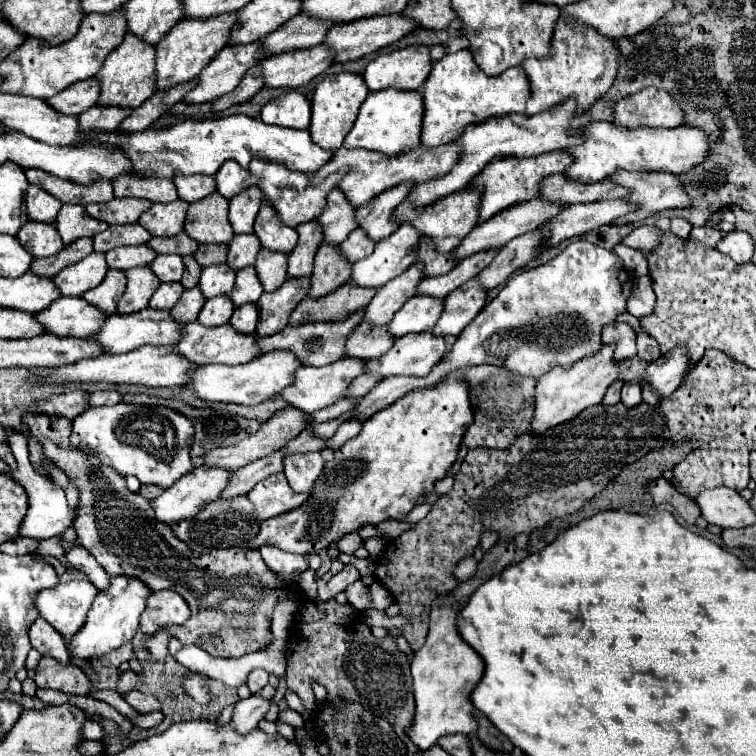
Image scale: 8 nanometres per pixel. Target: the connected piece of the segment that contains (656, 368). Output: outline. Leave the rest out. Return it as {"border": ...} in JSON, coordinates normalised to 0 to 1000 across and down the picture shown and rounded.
{"border":[[[894,459],[892,464],[876,470],[870,478],[860,480],[849,504],[857,507],[870,525],[886,525],[907,499],[907,488],[910,467],[905,459]]]}

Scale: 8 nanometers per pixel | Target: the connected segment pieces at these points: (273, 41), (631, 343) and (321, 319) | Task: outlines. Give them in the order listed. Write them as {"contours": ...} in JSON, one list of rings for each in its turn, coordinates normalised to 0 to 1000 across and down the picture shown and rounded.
{"contours":[[[[392,20],[378,28],[373,36],[360,41],[344,54],[347,73],[368,73],[381,67],[397,67],[418,62],[429,54],[437,33],[423,30],[421,25],[410,25],[407,20]]],[[[810,427],[807,433],[799,433],[796,454],[815,456],[812,464],[815,478],[828,478],[841,470],[841,440],[831,427]]],[[[463,374],[452,377],[452,382],[426,393],[426,396],[399,396],[399,401],[386,411],[381,430],[402,430],[402,427],[444,427],[455,425],[463,417],[474,414],[476,409],[489,401],[495,393],[495,382],[468,380]]]]}

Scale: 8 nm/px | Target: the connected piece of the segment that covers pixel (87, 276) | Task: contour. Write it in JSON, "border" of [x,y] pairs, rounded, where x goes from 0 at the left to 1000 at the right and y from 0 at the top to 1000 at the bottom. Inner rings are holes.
{"border":[[[119,335],[114,343],[103,345],[101,351],[93,351],[82,356],[71,366],[71,377],[85,393],[106,393],[116,382],[135,374],[138,364],[143,358],[138,335]]]}

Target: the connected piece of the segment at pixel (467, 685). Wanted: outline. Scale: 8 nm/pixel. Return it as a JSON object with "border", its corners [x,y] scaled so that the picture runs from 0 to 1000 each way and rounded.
{"border":[[[579,790],[569,808],[569,832],[563,851],[556,861],[550,861],[545,872],[545,903],[548,903],[548,927],[550,940],[537,972],[556,993],[566,993],[582,975],[598,970],[627,970],[632,956],[624,946],[624,930],[619,925],[627,906],[635,901],[640,890],[640,874],[635,866],[611,848],[603,835],[603,813],[606,808],[598,803],[590,790]]]}

